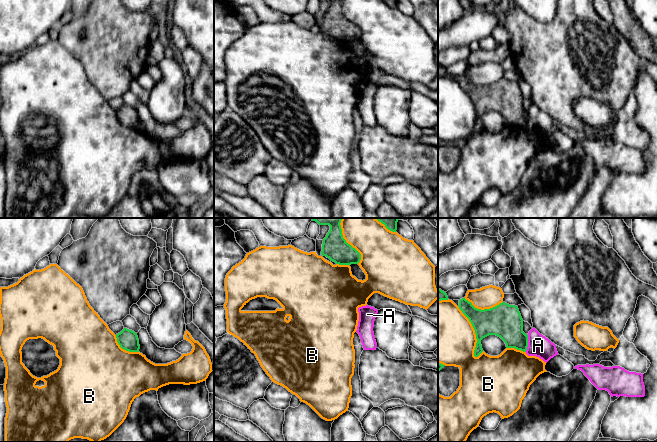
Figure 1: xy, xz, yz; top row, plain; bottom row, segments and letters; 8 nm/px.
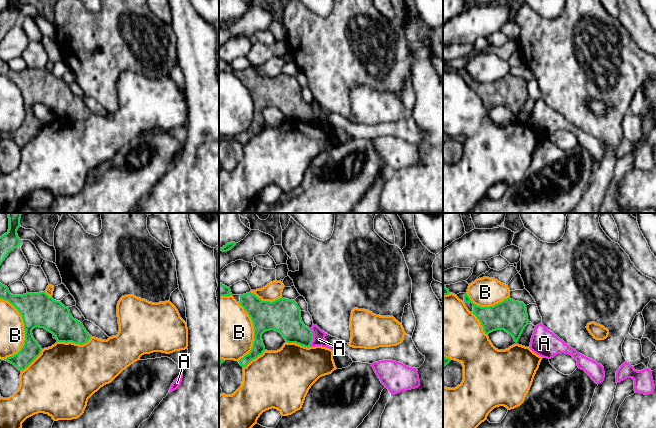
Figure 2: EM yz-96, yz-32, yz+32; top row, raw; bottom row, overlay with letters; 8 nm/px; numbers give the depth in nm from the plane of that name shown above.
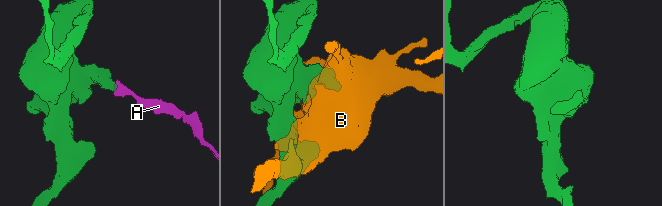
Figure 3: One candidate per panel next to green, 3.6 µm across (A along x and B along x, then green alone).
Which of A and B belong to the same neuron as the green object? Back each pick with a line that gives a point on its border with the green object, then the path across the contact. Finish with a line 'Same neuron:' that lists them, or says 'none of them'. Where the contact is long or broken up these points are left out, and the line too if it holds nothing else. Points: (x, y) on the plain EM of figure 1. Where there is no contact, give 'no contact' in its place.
Same neuron: none of them

